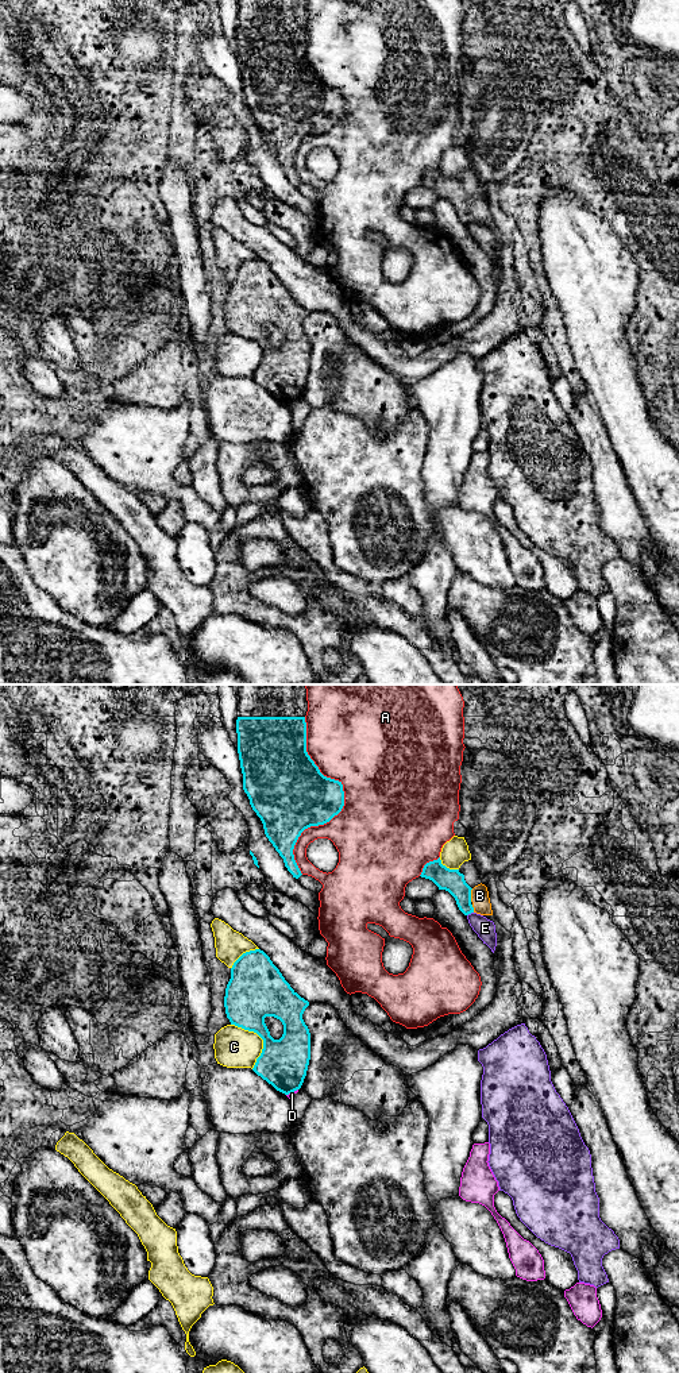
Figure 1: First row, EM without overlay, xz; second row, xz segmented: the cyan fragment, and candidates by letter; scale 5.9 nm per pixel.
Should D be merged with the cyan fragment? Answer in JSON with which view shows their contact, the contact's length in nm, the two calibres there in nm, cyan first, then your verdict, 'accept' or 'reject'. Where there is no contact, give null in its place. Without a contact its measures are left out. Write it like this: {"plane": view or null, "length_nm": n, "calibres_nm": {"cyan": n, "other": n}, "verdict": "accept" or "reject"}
{"plane": "xz", "length_nm": 80, "calibres_nm": {"cyan": 280, "other": 20}, "verdict": "reject"}

